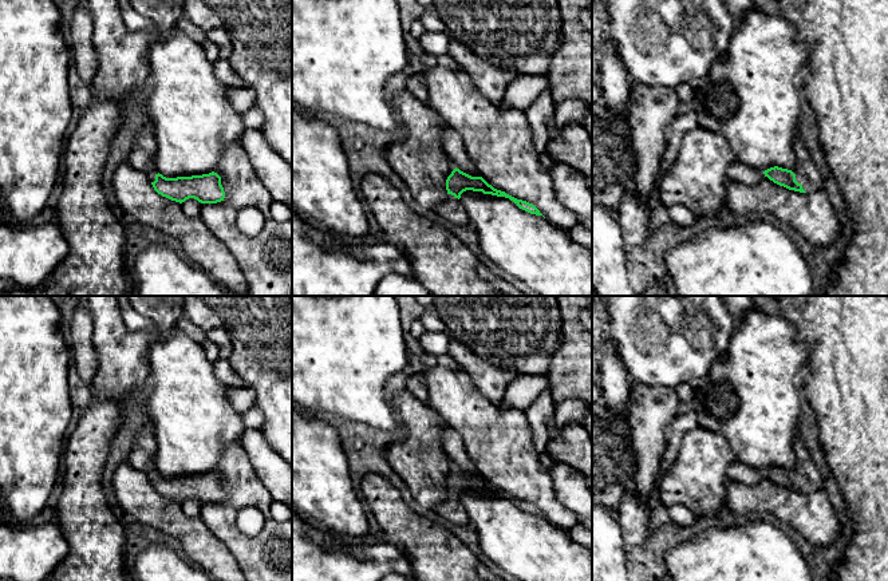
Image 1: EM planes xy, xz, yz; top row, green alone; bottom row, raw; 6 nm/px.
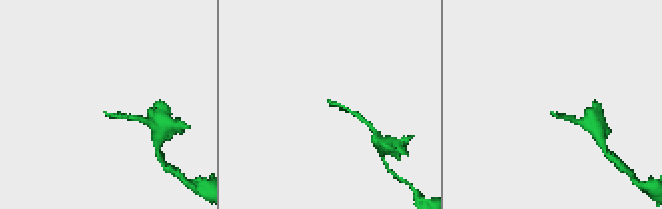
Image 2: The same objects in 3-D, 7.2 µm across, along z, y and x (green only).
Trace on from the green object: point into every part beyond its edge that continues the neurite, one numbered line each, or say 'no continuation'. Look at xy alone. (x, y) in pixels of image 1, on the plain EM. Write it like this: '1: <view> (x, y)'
1: xy (142, 455)

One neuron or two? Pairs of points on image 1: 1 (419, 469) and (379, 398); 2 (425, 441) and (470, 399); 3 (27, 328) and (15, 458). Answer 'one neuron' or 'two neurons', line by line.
1: two neurons
2: two neurons
3: one neuron

